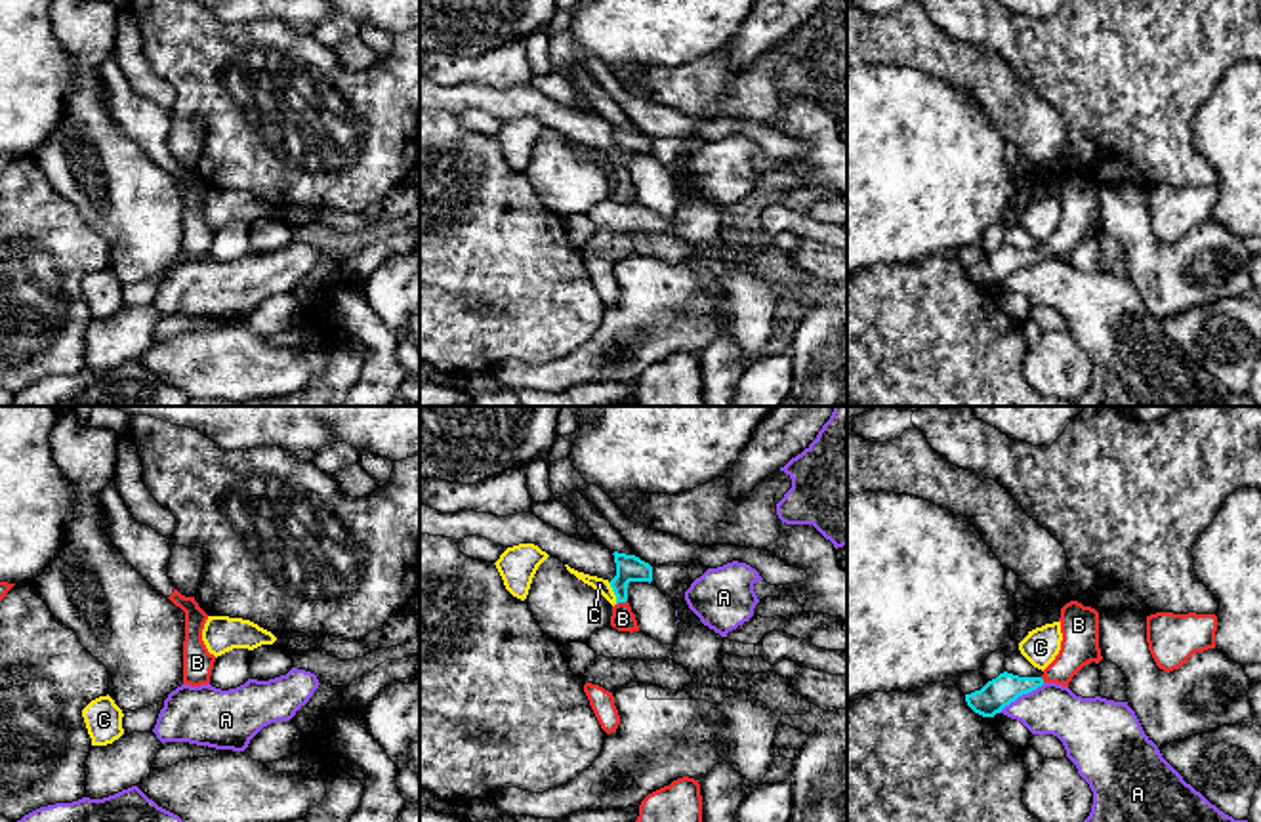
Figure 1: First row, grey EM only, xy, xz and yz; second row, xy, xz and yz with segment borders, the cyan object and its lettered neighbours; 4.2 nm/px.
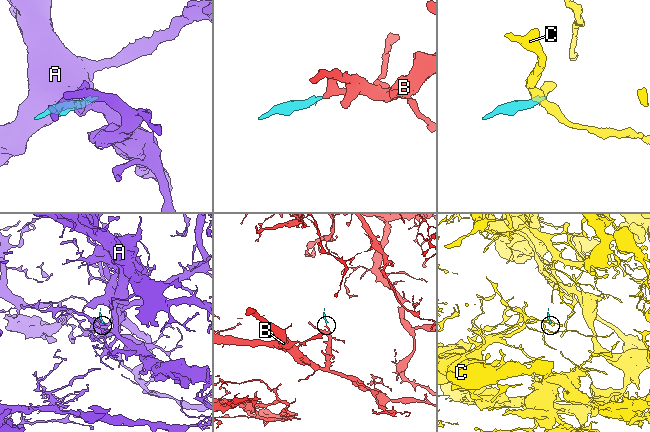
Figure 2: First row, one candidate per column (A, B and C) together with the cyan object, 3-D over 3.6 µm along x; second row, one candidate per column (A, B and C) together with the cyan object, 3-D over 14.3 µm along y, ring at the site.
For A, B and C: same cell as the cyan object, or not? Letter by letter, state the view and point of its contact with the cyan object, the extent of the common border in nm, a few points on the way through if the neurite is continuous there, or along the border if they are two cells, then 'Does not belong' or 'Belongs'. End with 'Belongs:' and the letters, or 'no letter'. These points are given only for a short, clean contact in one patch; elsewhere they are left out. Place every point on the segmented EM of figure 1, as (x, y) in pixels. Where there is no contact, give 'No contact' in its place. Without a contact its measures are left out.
A: Touches cyan at yz (1021, 695). Shared border 240 nm. Does not belong
B: Touches cyan at xz (620, 601). Shared border 50 nm. Path across: xz (628, 567), (620, 580), (620, 601), (622, 618). Belongs
C: Touches cyan at xz (615, 594). Shared border 100 nm. Boundary: xz (607, 582), (617, 603). Does not belong
Belongs: B

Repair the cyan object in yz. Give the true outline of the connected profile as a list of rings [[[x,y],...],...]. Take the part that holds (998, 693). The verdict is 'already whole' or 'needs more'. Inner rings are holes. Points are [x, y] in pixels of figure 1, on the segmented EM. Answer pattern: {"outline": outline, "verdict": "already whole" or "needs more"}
{"outline": [[[1070,601],[1061,608],[1059,622],[1063,633],[1061,650],[1044,669],[1042,677],[1019,677],[1003,671],[981,690],[965,694],[967,706],[982,717],[994,717],[1019,696],[1036,690],[1044,683],[1068,687],[1084,666],[1103,660],[1099,648],[1099,612],[1095,608]]], "verdict": "needs more"}

